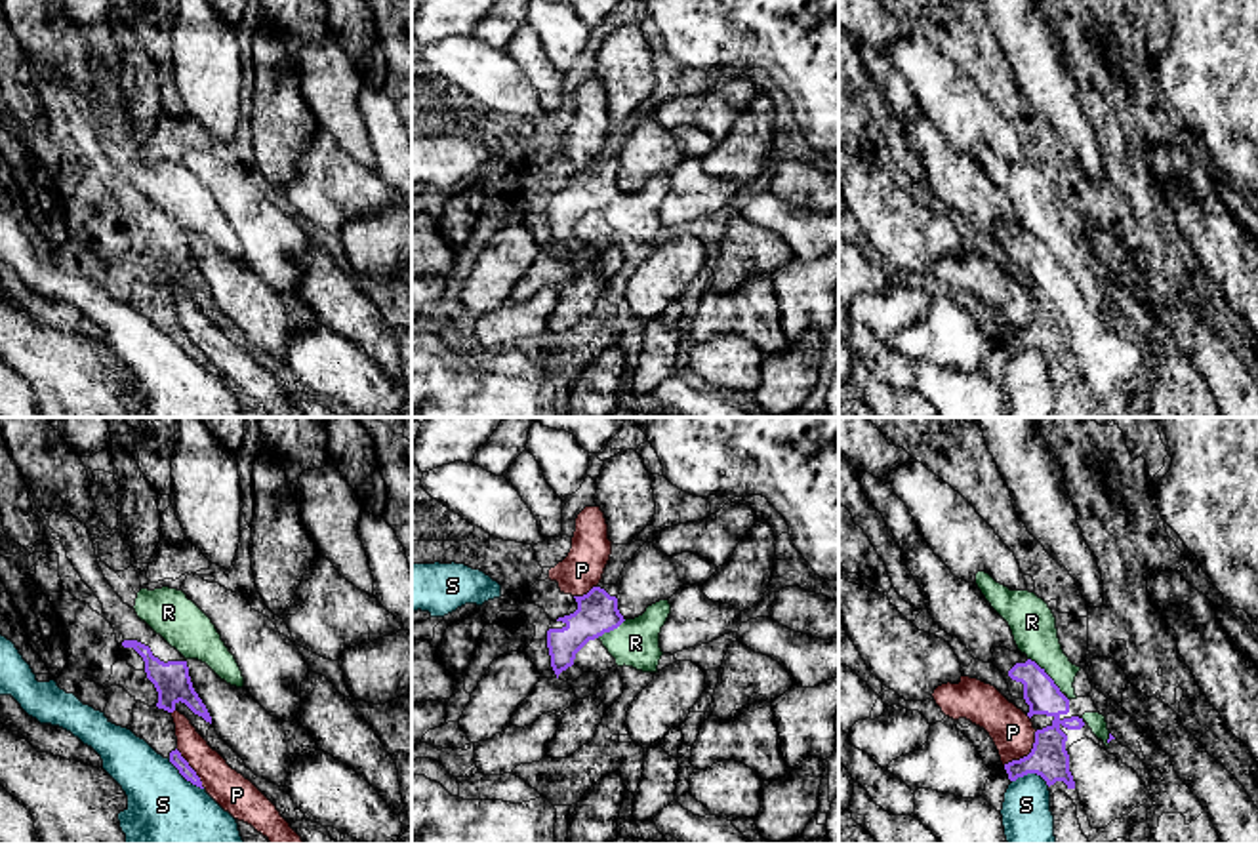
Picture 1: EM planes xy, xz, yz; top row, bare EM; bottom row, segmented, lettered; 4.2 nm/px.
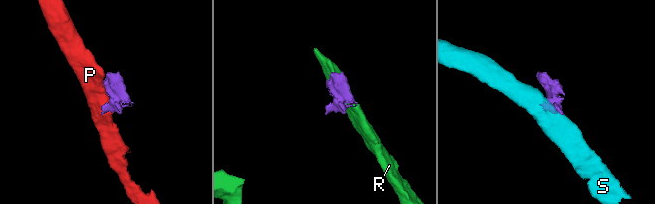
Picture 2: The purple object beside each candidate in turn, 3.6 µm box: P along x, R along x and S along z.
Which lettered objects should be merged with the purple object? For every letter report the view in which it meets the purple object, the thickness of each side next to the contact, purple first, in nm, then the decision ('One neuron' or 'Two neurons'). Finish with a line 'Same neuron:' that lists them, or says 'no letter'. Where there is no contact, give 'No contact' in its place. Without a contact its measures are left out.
P: Touches purple in yz. Thickness 160 nm (purple) against 180 nm. Two neurons
R: Touches purple in yz. Thickness 150 nm (purple) against 190 nm. Two neurons
S: Touches purple in xy. Thickness 60 nm (purple) against 440 nm. Two neurons
Same neuron: no letter

